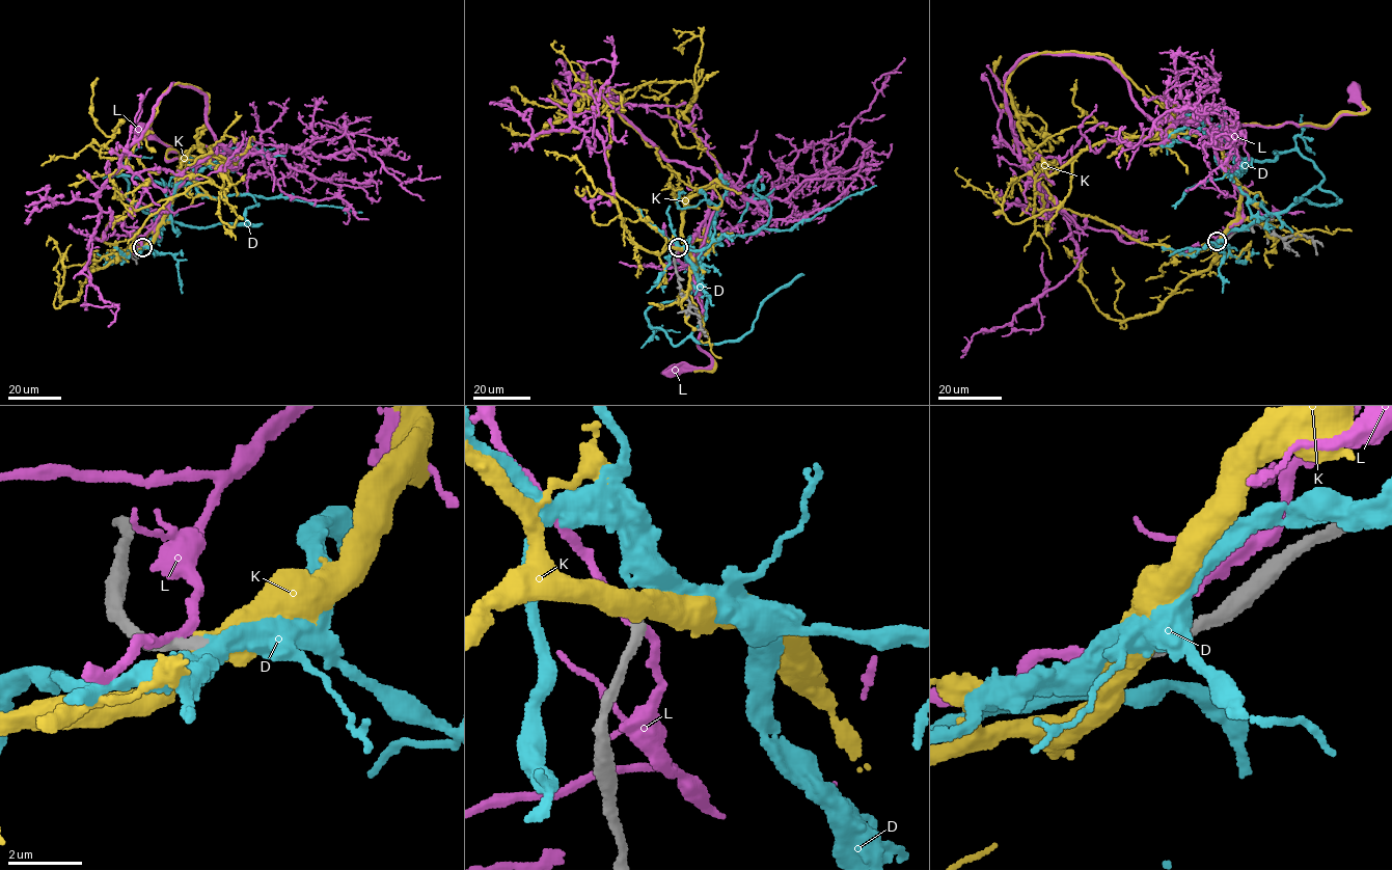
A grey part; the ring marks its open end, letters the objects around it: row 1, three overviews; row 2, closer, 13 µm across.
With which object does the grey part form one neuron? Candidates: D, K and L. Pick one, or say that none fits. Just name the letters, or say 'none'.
D

